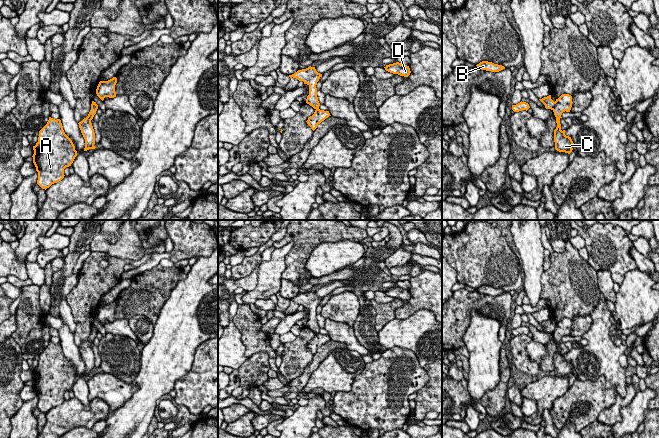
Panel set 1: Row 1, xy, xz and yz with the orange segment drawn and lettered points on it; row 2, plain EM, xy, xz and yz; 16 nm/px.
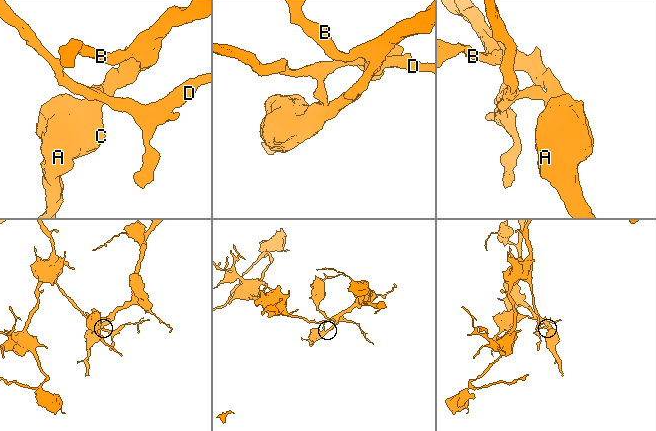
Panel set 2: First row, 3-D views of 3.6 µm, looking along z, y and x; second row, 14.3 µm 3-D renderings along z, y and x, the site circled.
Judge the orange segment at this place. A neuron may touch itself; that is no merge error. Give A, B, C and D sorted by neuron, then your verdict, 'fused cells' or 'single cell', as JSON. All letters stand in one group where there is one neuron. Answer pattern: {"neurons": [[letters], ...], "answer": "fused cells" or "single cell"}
{"neurons": [["A", "B", "C"], ["D"]], "answer": "fused cells"}

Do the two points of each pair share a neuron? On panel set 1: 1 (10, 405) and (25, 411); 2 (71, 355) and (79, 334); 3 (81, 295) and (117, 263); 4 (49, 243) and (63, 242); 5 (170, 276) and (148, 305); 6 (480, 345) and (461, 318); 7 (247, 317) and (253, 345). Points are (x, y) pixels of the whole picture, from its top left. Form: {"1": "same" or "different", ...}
{"1": "different", "2": "different", "3": "same", "4": "same", "5": "same", "6": "different", "7": "same"}

